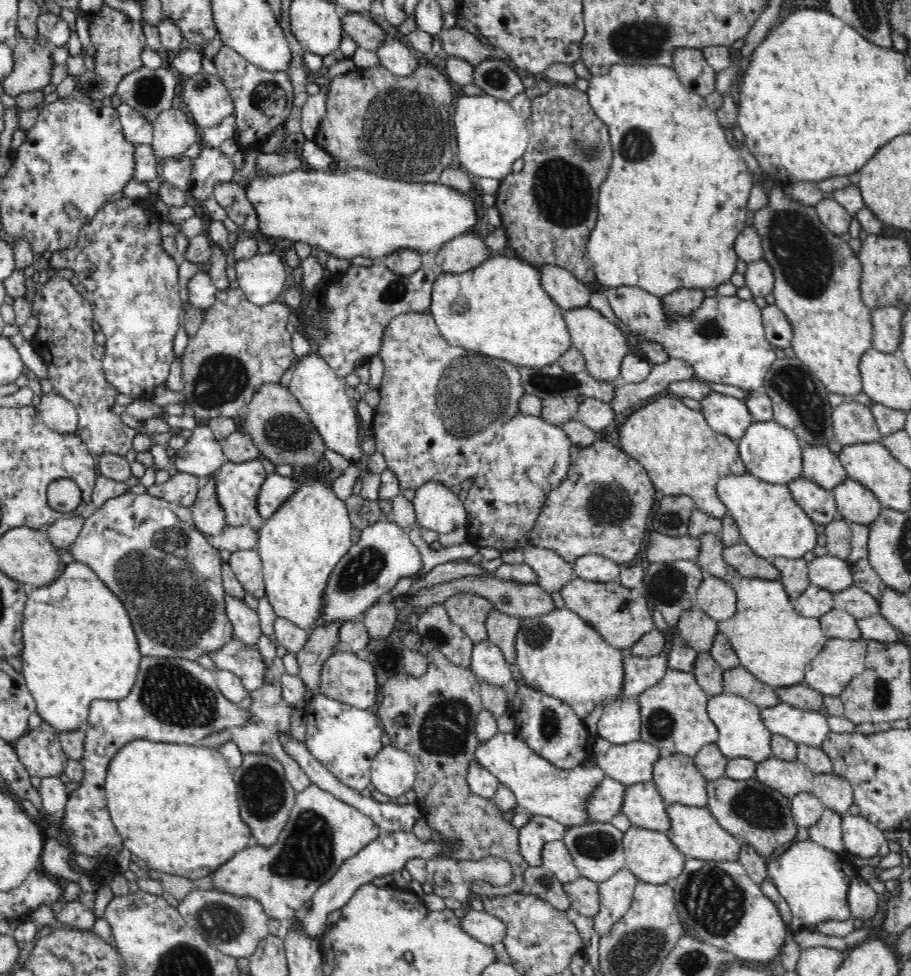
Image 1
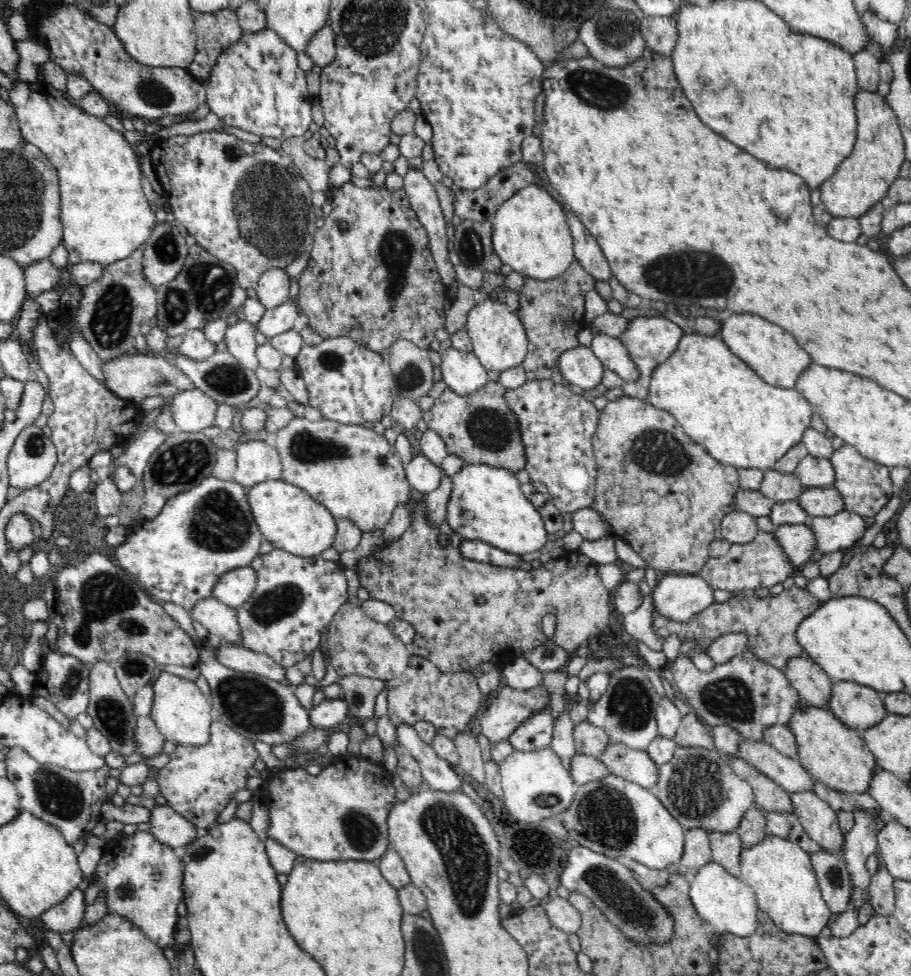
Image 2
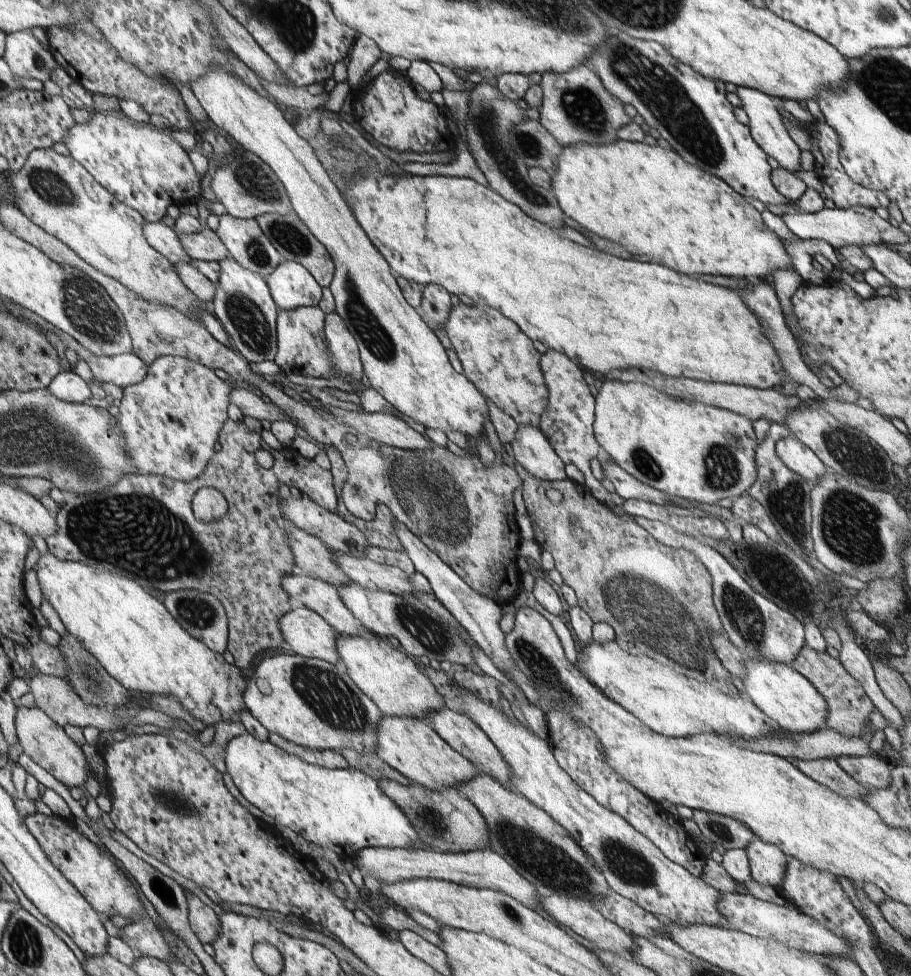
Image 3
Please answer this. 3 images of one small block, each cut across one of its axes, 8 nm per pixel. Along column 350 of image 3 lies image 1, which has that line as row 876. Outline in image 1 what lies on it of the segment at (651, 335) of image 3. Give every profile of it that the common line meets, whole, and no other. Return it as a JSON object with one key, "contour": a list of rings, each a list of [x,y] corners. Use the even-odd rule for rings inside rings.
{"contour":[[[150,740],[124,744],[108,764],[104,792],[110,818],[122,838],[122,846],[142,858],[150,866],[150,870],[158,870],[170,876],[182,876],[198,884],[202,876],[228,862],[234,852],[240,852],[252,844],[250,830],[246,828],[246,824],[242,824],[242,820],[238,820],[240,808],[232,770],[218,750],[206,748],[202,744],[196,746]]]}

